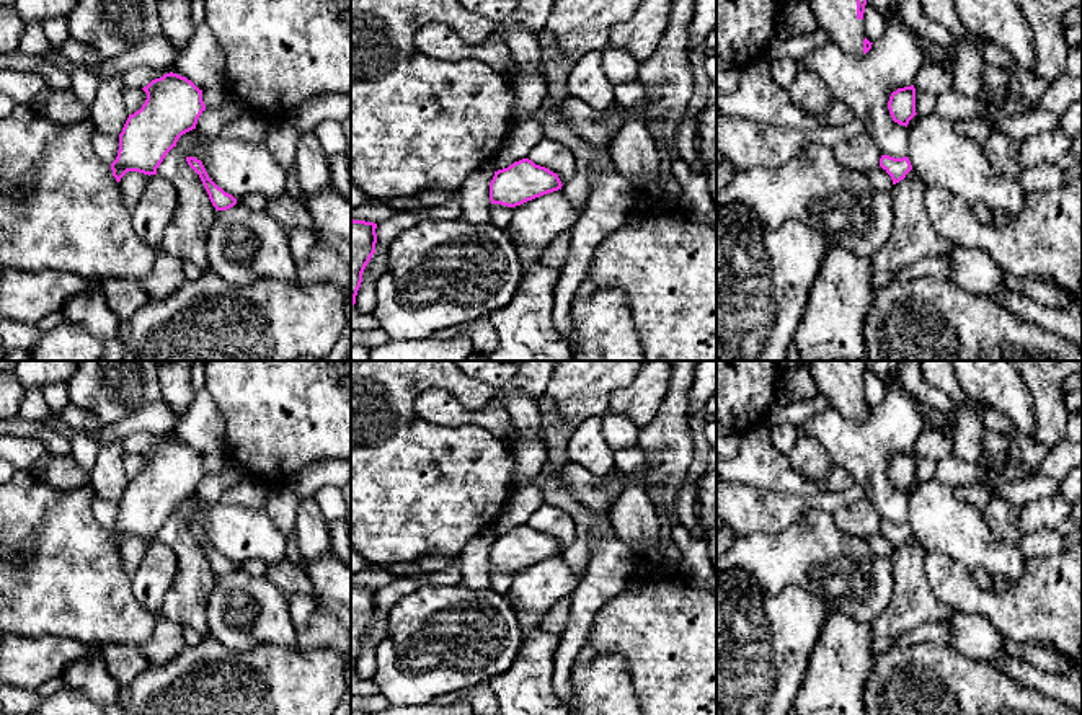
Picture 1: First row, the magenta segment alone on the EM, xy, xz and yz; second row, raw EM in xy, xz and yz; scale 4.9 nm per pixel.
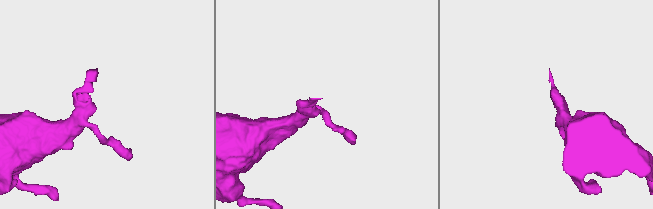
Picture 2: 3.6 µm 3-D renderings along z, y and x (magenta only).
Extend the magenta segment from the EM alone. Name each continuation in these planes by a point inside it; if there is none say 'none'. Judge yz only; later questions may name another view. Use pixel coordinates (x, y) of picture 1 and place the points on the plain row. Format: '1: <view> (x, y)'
1: yz (836, 381)

